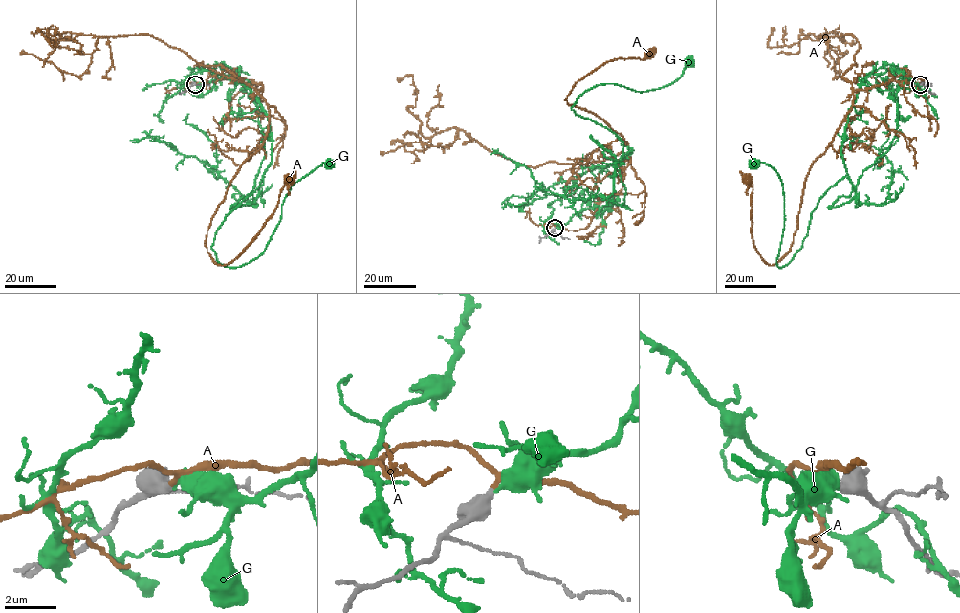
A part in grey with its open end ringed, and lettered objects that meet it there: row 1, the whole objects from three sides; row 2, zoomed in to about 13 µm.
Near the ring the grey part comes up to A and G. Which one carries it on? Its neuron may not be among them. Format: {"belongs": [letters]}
{"belongs": ["A"]}

